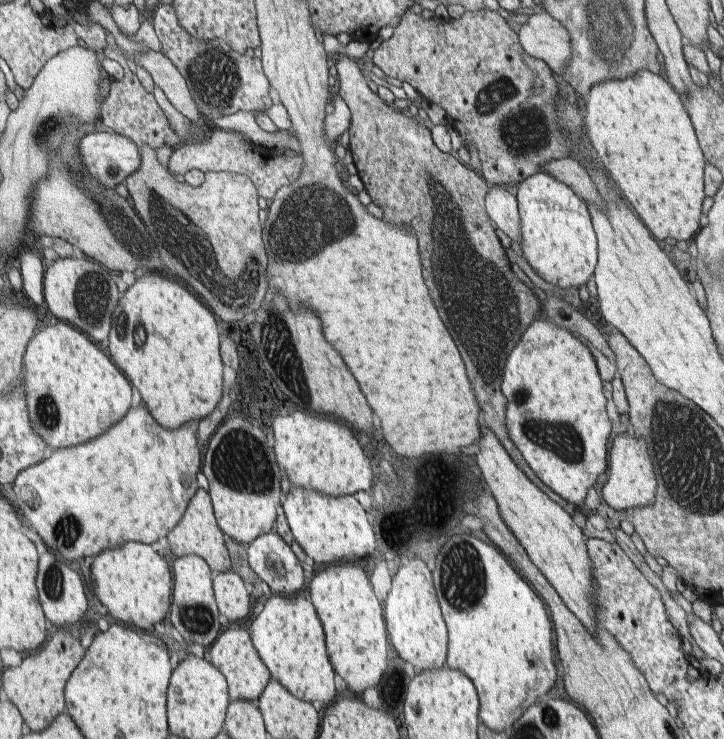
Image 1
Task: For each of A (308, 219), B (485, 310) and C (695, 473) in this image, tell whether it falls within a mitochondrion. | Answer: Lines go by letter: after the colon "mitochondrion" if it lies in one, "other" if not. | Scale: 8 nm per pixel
A: mitochondrion
B: mitochondrion
C: mitochondrion

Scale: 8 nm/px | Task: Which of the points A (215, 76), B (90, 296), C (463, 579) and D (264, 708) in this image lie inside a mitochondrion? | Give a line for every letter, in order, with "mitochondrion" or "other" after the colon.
A: mitochondrion
B: mitochondrion
C: mitochondrion
D: other

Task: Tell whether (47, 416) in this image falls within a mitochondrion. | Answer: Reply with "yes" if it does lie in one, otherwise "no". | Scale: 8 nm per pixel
yes

